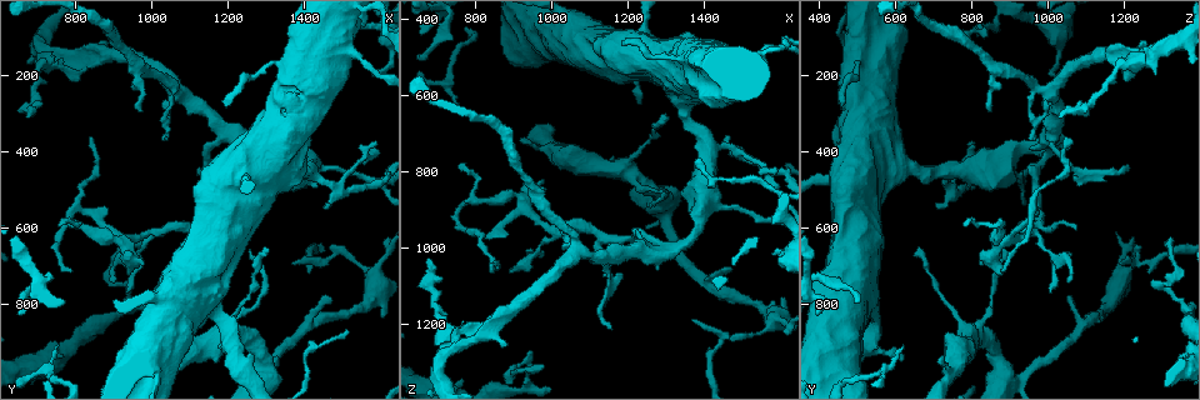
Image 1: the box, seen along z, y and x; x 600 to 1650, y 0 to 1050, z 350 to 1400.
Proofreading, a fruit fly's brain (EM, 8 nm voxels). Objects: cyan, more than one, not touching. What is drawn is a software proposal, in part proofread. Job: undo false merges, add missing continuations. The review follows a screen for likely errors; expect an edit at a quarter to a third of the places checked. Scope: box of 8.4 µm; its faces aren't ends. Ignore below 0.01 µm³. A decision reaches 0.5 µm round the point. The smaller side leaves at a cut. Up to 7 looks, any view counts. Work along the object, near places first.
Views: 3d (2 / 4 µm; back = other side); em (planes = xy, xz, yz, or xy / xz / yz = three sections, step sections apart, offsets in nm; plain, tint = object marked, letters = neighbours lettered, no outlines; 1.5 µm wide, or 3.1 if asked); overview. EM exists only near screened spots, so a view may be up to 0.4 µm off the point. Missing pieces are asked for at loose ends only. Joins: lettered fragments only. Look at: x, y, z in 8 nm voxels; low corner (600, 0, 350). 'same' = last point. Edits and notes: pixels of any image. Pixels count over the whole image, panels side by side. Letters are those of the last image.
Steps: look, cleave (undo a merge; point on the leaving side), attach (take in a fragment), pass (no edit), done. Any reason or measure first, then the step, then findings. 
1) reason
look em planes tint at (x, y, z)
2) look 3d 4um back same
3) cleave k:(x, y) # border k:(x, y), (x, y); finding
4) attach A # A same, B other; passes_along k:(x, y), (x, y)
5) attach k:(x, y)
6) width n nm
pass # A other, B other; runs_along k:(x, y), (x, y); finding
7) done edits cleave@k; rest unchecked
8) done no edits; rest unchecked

an open end
look 3d 4um at (940, 720, 885)

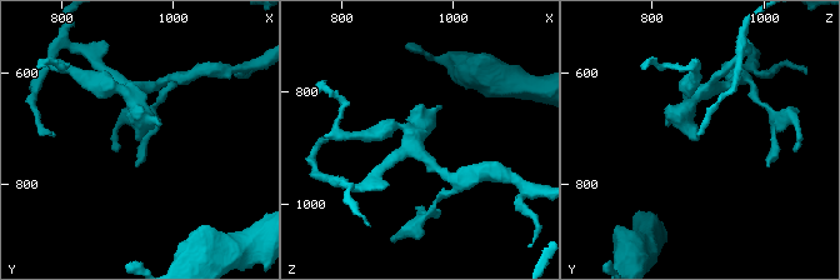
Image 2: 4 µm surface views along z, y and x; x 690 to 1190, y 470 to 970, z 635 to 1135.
need the tissue
look em planes letters at (940, 725, 880)

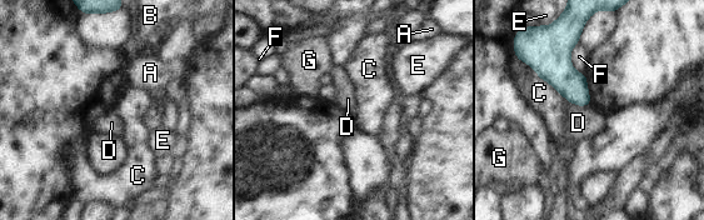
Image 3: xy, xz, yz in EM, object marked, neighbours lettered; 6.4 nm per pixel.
width 170 nm
pass # A other, B other, C other, D other, E other, F other, G other; border 3:(563, 96), (579, 105), (589, 104); none of them fits

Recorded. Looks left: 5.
thin end
look em planes letters at (685, 315, 1030)

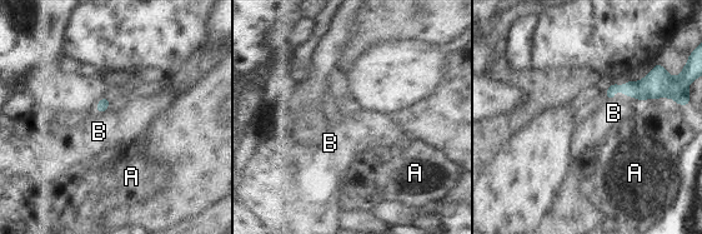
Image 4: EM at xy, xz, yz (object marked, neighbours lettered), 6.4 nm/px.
pass # A other, B other; border 4:(608, 99), (620, 90), (637, 100); none of them fits

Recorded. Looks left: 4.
free end
look 3d 4um at (965, 295, 855)

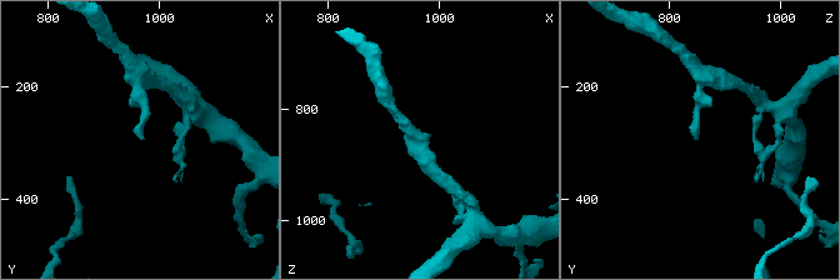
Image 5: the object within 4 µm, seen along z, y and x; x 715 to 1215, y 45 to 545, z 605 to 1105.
look em planes letters at (975, 290, 850)

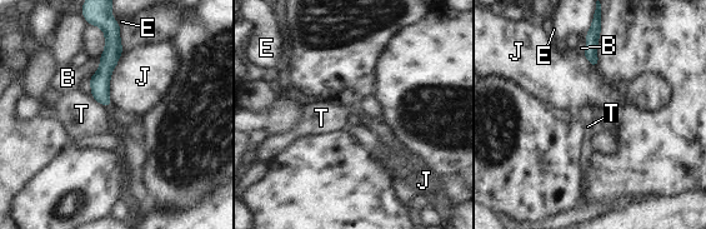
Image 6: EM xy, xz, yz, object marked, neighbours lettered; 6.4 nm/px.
pass # B other, E other, J other, T other; runs_along 6:(115, 26), (103, 74), (106, 103); no lettered fragment goes on from it

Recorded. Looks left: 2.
done no edits; rest unchecked

